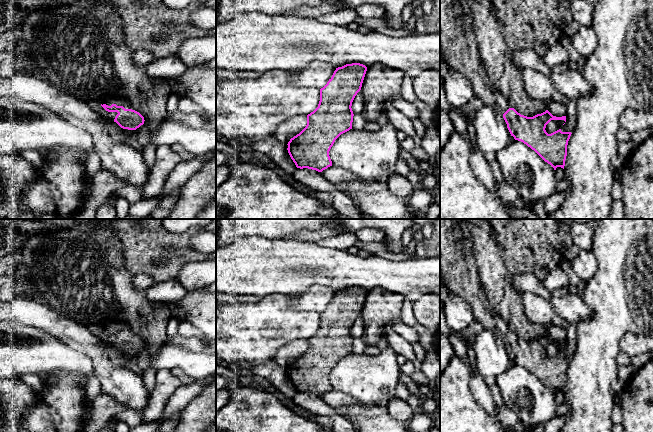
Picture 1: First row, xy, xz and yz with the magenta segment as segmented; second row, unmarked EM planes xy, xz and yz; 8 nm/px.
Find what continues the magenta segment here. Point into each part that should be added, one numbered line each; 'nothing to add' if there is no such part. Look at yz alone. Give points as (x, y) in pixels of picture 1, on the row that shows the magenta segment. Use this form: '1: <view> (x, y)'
1: yz (457, 41)

